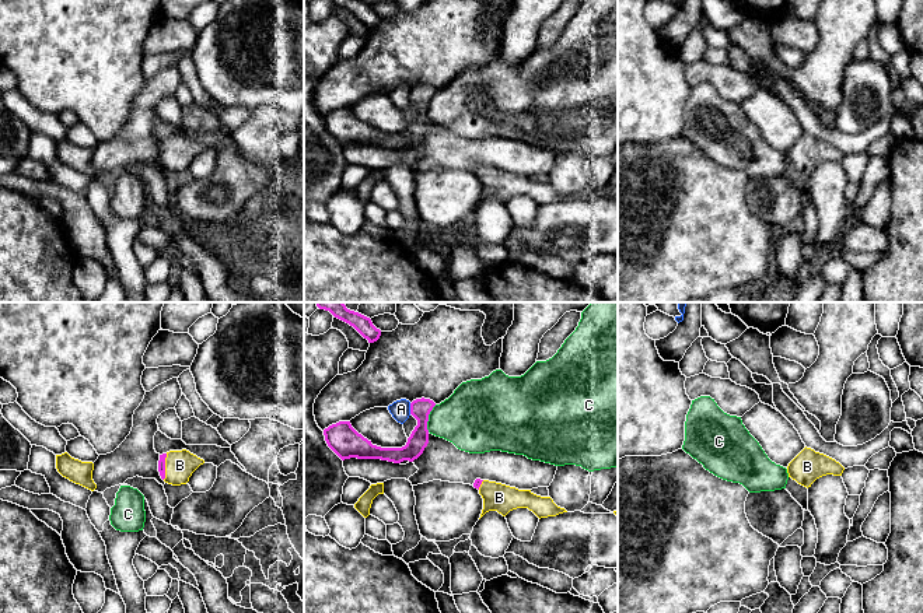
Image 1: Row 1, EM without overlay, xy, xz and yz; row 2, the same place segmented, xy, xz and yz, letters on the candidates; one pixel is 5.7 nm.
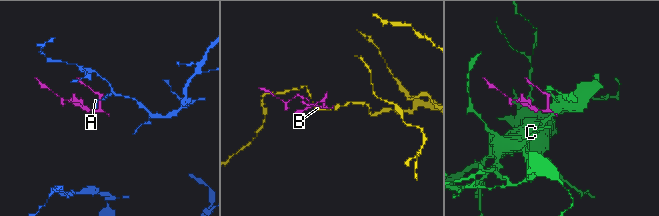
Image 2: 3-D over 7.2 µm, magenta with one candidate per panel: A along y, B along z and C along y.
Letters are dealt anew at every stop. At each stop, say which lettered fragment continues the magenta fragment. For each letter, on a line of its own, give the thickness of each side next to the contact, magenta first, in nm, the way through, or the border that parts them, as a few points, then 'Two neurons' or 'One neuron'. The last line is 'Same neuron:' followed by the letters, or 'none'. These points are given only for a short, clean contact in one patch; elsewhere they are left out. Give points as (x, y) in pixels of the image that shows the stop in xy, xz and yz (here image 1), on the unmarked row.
A: Thickness 120 nm (magenta) against 110 nm. One neuron
B: Thickness 50 nm (magenta) against 170 nm. Two neurons
C: Thickness 120 nm (magenta) against 360 nm. Two neurons
Same neuron: A

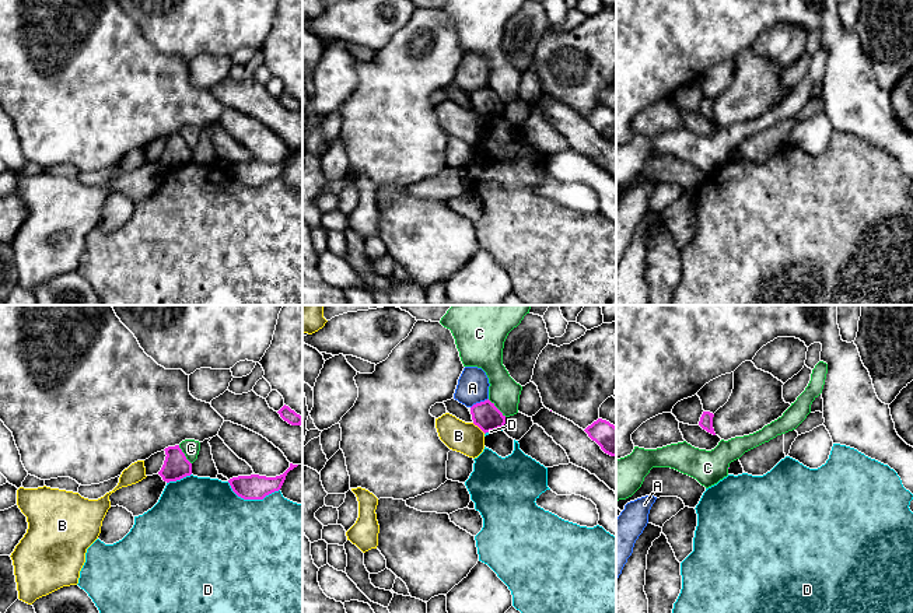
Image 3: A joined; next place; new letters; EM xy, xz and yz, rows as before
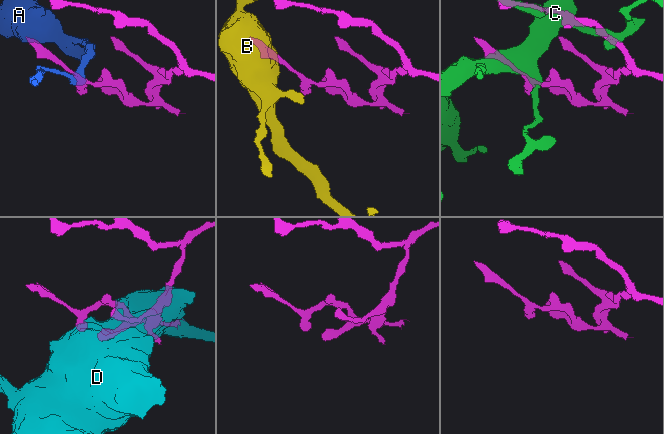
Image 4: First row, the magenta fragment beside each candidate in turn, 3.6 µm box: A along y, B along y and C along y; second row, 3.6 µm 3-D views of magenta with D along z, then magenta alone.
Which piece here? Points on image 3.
A: Thickness 160 nm (magenta) against 180 nm. Two neurons
B: Thickness 160 nm (magenta) against 180 nm. Boundary: xz (472, 109), (485, 119). Two neurons
C: Thickness 160 nm (magenta) against 180 nm. Two neurons
D: Thickness 140 nm (magenta) against 500 nm. Two neurons
Same neuron: none

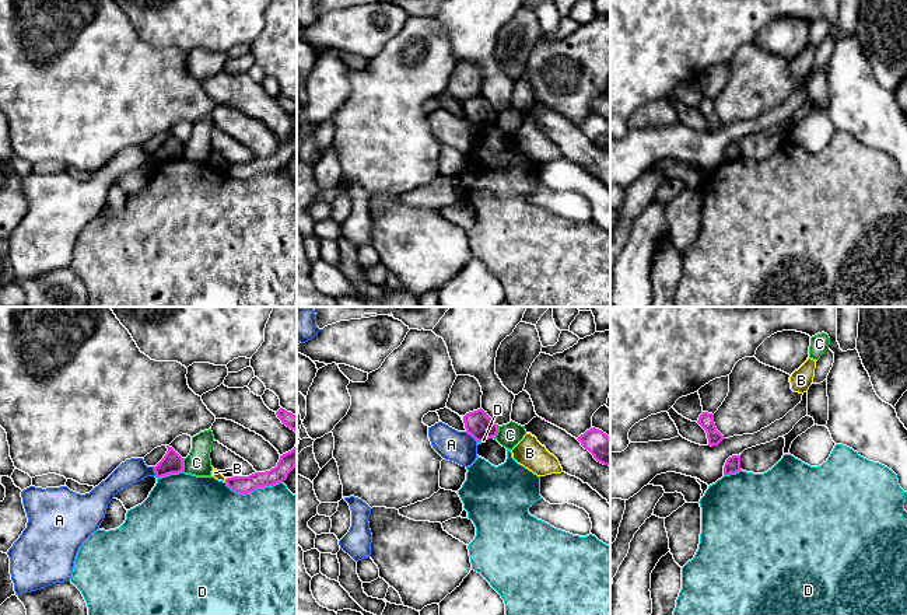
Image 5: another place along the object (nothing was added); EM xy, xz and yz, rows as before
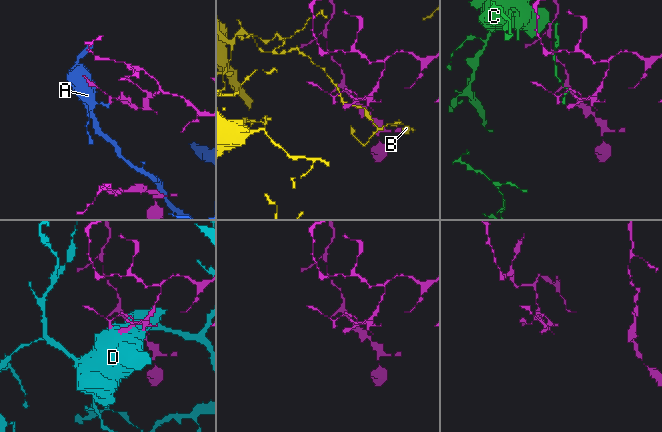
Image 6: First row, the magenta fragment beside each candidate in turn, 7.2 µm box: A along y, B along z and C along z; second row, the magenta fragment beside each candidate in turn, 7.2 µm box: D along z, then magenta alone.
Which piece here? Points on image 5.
A: Thickness 160 nm (magenta) against 180 nm. Boundary: xz (465, 118), (477, 128). Two neurons
B: Thickness 100 nm (magenta) against 50 nm. Two neurons
C: Thickness 120 nm (magenta) against 150 nm. Two neurons
D: Thickness 100 nm (magenta) against 500 nm. Two neurons
Same neuron: none

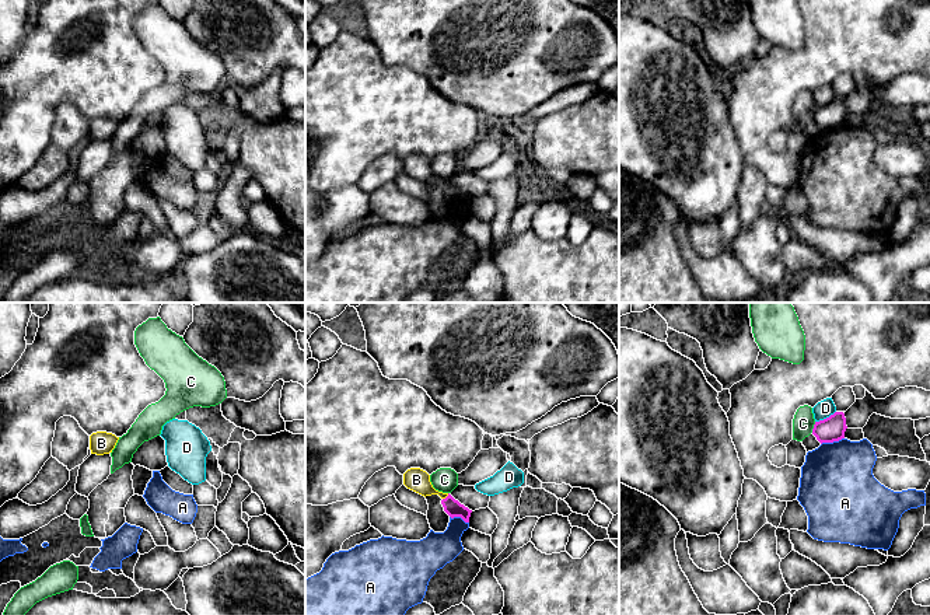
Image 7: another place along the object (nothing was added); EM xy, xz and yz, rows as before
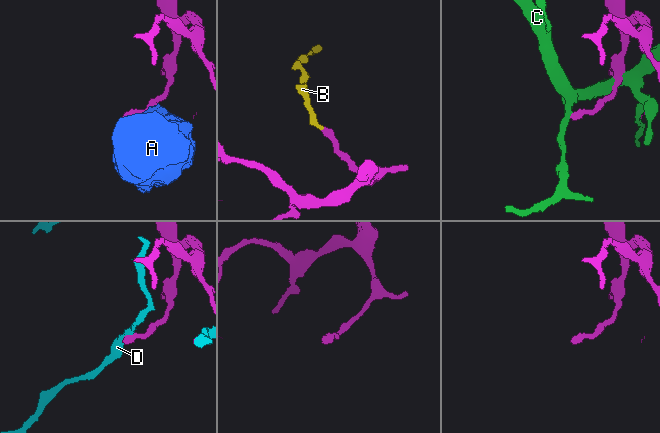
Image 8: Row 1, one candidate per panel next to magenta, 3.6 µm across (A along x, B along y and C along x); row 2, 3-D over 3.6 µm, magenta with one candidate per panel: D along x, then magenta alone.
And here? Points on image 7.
A: Thickness 140 nm (magenta) against 420 nm. Two neurons
B: Thickness 100 nm (magenta) against 140 nm. Path across: xz (453, 194), (447, 182), (426, 175), (416, 166). One neuron
C: Thickness 140 nm (magenta) against 130 nm. Two neurons
D: Thickness 140 nm (magenta) against 100 nm. Boundary: yz (835, 97), (815, 108). Two neurons
Same neuron: B

